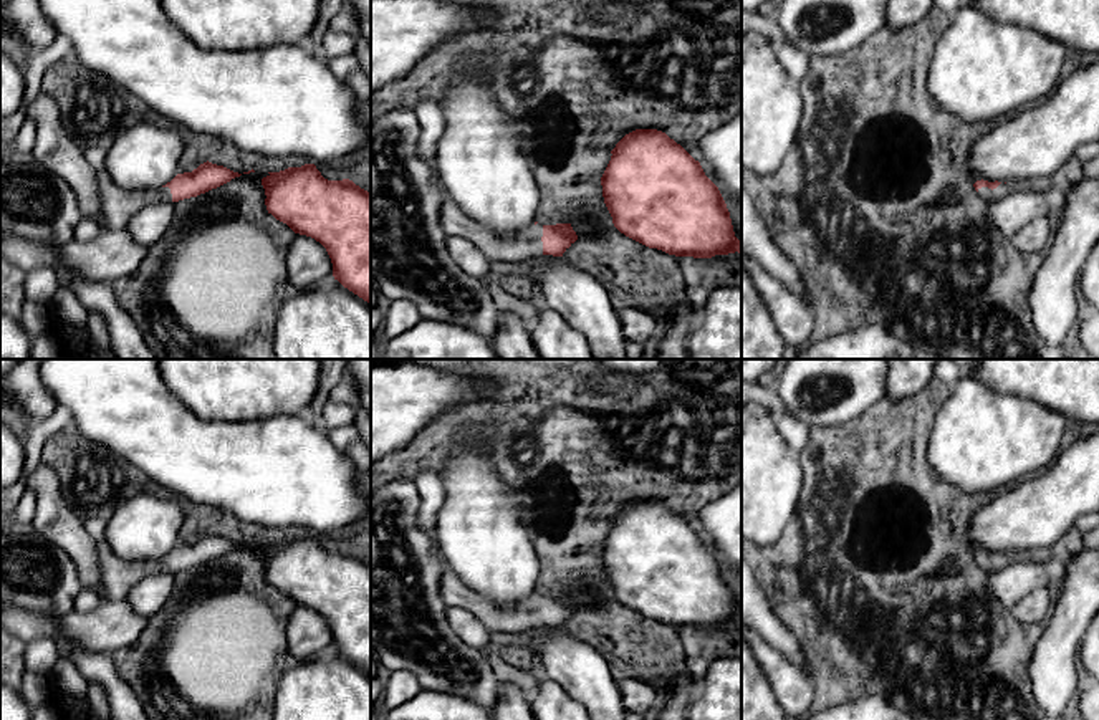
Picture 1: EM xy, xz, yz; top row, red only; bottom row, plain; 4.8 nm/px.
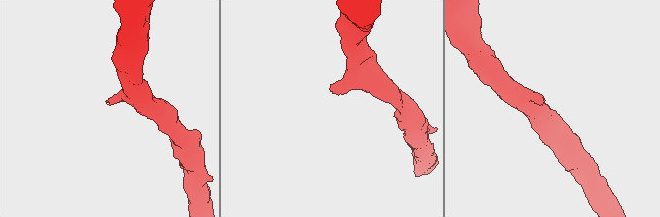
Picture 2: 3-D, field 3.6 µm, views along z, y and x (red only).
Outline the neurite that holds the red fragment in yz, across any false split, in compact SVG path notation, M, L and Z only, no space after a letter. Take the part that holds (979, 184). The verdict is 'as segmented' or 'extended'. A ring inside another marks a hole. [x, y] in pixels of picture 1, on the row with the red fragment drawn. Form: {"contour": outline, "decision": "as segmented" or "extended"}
{"contour": "M981 179L977 180L973 187L978 192L978 195L988 204L1005 197L1010 192L1006 184L998 180L988 182Z", "decision": "extended"}

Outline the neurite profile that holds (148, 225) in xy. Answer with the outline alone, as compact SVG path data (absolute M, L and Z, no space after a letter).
M159 202L139 210L126 225L126 232L136 243L151 247L170 228L174 202Z

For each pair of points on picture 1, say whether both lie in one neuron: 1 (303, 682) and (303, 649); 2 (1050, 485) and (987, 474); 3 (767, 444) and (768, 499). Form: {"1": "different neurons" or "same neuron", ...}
{"1": "different neurons", "2": "different neurons", "3": "same neuron"}

